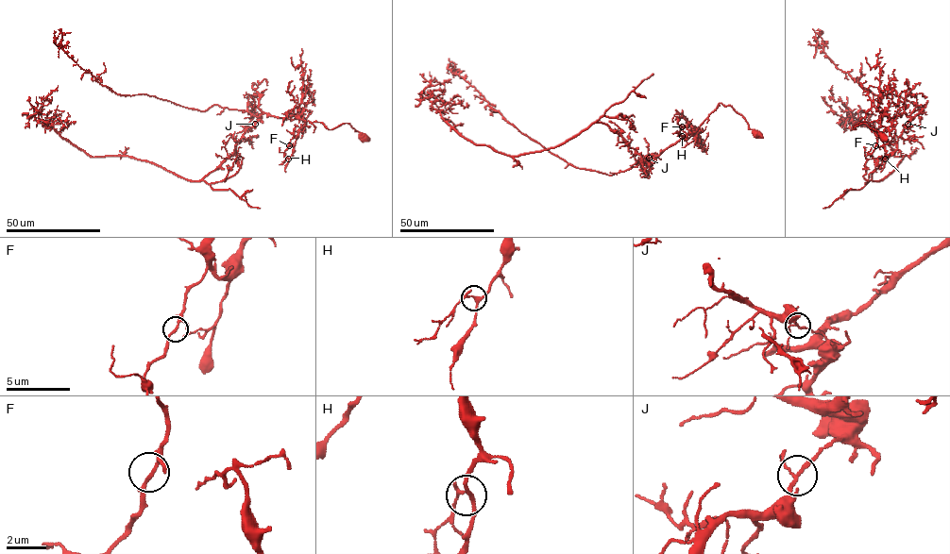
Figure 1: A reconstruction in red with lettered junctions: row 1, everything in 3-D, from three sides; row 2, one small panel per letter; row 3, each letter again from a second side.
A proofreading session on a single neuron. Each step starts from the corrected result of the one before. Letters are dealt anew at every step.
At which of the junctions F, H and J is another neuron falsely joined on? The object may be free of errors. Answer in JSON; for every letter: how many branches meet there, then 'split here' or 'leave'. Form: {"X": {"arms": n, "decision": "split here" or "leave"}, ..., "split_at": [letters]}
{"F": {"arms": 3, "decision": "leave"}, "H": {"arms": 3, "decision": "leave"}, "J": {"arms": 3, "decision": "split here"}, "split_at": ["J"]}

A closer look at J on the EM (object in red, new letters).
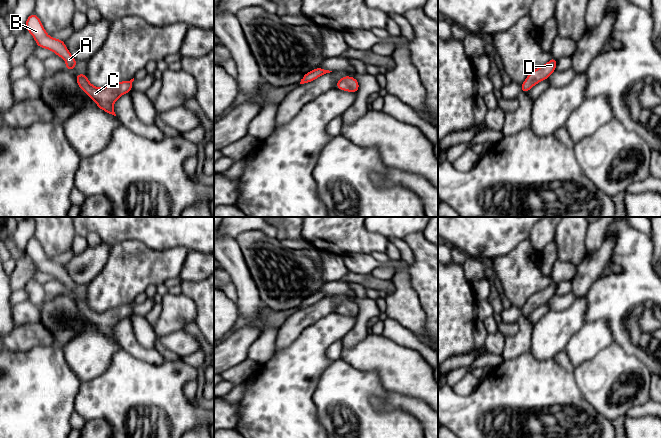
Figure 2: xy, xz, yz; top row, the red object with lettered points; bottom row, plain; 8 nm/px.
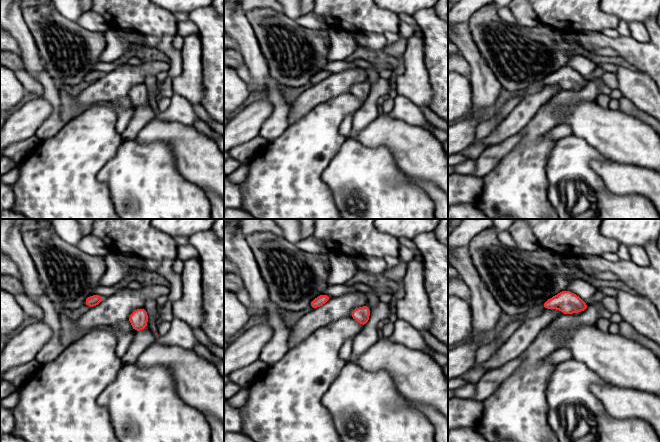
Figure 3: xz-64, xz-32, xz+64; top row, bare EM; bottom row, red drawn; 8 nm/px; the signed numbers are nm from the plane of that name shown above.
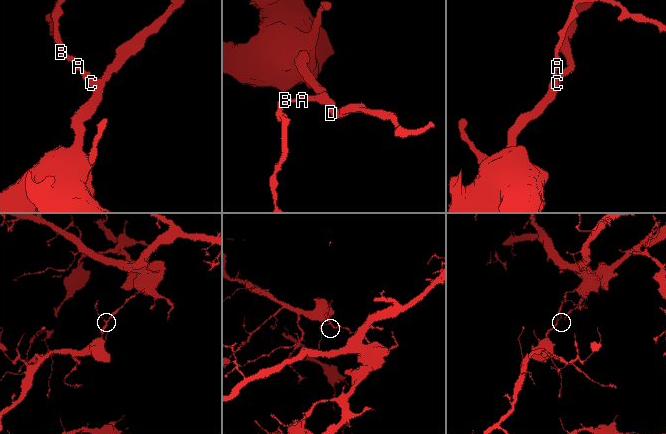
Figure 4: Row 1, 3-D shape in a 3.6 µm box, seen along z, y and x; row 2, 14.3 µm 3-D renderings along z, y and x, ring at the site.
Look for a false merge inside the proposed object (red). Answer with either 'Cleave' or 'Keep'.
Cleave

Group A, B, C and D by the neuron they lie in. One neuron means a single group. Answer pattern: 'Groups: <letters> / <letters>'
Groups: A B C / D

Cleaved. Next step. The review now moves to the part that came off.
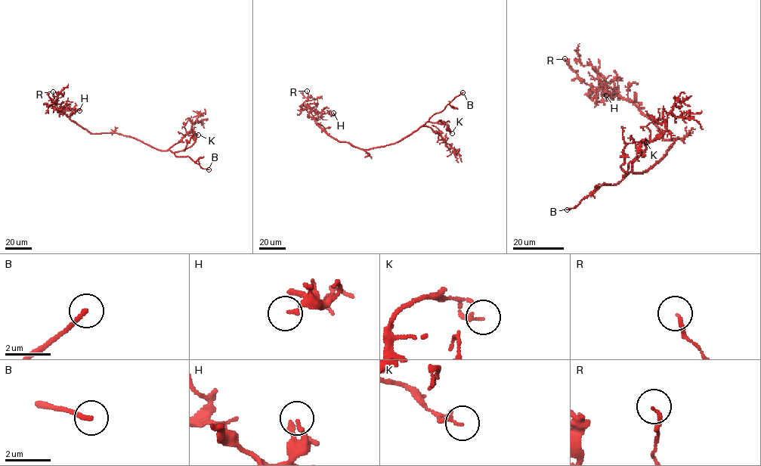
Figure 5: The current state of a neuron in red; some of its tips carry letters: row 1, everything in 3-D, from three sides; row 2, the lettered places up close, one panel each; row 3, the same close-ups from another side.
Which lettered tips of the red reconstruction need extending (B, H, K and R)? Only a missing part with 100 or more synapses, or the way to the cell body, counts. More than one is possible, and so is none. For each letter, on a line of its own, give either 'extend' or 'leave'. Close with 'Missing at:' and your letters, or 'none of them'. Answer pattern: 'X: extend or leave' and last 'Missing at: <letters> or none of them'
B: extend
H: leave
K: leave
R: leave
Missing at: B

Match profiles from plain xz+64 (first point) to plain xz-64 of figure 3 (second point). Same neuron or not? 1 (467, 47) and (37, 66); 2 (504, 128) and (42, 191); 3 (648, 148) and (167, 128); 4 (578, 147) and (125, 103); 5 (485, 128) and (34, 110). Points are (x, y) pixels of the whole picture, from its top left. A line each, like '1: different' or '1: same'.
1: same
2: different
3: same
4: different
5: different

